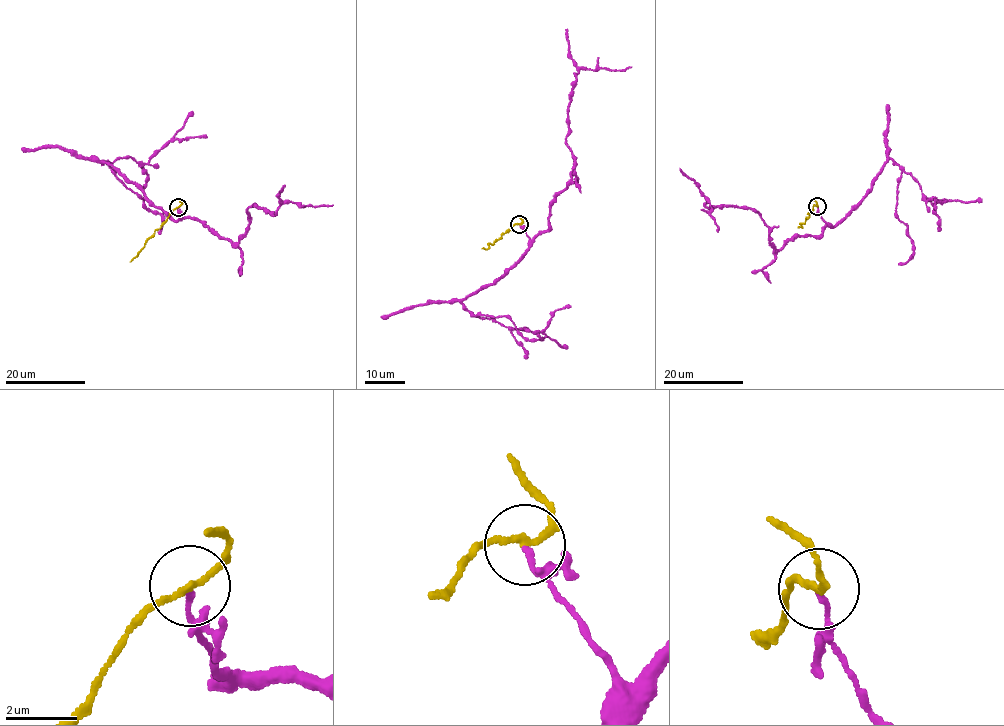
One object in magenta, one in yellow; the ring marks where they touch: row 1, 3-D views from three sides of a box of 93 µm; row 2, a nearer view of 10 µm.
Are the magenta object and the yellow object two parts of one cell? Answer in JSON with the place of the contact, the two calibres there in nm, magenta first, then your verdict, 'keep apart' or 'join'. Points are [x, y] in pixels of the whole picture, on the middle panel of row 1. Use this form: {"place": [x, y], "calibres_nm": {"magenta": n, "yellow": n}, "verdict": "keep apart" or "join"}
{"place": [519, 224], "calibres_nm": {"magenta": 140, "yellow": 150}, "verdict": "keep apart"}

